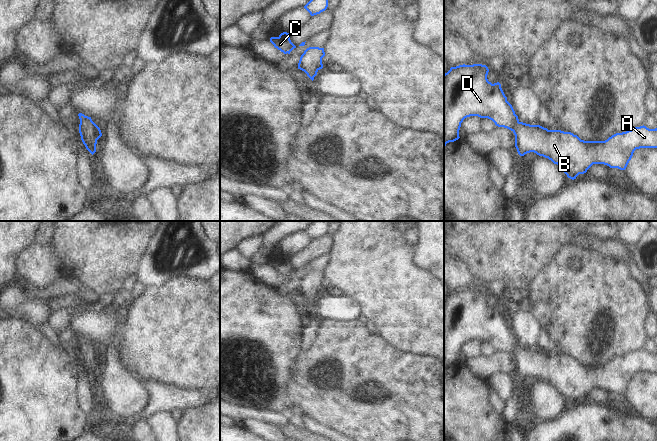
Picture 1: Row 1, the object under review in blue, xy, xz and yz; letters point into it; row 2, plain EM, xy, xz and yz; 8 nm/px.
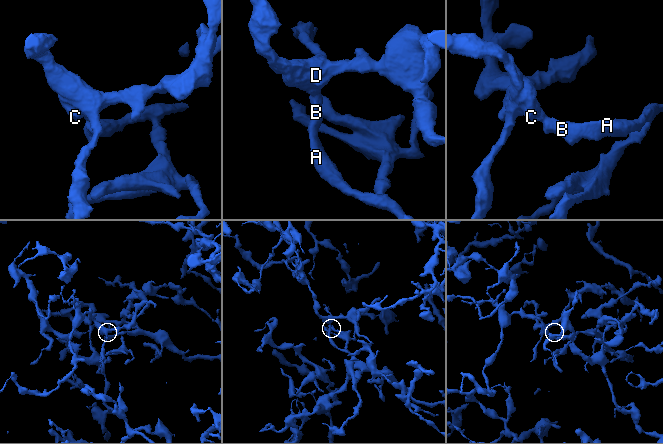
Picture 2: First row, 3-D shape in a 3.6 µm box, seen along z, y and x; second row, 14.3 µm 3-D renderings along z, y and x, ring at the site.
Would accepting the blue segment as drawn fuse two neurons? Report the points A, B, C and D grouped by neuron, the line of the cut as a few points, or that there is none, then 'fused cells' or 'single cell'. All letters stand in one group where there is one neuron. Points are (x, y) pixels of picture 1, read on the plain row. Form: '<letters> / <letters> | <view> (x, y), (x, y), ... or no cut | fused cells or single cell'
A B C D | no cut | single cell

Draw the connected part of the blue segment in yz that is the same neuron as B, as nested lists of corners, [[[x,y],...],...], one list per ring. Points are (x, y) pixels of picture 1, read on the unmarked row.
[[[459,289],[451,291],[444,298],[444,372],[447,367],[458,364],[459,354],[463,344],[470,340],[478,340],[480,342],[488,342],[492,344],[496,350],[504,351],[511,354],[515,359],[515,371],[520,380],[534,376],[539,380],[543,380],[557,388],[559,392],[567,399],[568,402],[574,404],[579,398],[584,398],[593,388],[604,388],[610,392],[618,392],[625,394],[633,377],[640,372],[657,372],[657,352],[649,353],[646,350],[632,352],[626,356],[616,357],[605,365],[584,365],[571,356],[561,354],[548,354],[540,349],[530,349],[520,346],[512,329],[507,325],[501,308],[499,306],[492,308],[488,305],[489,293],[486,289]]]

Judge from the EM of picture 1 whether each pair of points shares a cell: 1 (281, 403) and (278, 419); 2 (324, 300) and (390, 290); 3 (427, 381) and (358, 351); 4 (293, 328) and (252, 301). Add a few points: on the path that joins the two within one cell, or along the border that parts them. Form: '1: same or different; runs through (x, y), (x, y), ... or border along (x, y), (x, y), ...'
1: different; border along (257, 408), (282, 411), (286, 414)
2: different; border along (343, 293), (352, 297), (357, 302), (362, 313)
3: same; runs through (410, 381), (388, 381), (375, 368)
4: same; runs through (283, 328), (262, 310)

